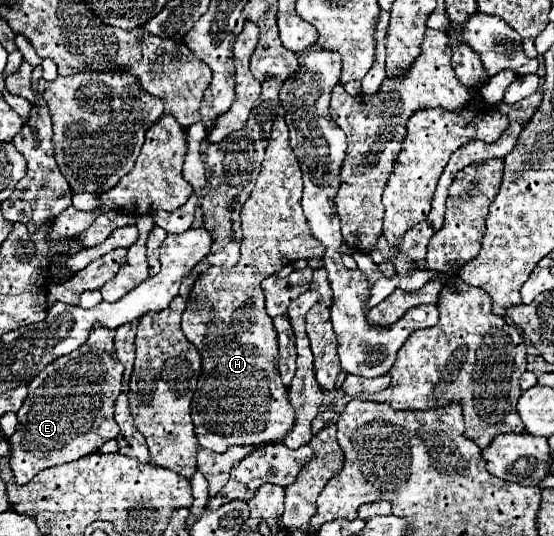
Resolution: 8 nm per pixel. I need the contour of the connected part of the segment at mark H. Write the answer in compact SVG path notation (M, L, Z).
M278 117L274 119L274 127L272 127L272 135L270 135L270 141L268 141L268 147L266 147L266 157L262 161L262 169L260 169L260 175L256 179L256 187L252 189L250 197L246 199L246 203L242 205L242 211L240 211L240 219L242 219L242 247L240 247L240 261L232 267L232 269L220 269L220 267L208 267L206 271L202 271L198 277L196 277L196 283L190 291L190 297L186 301L186 311L182 315L182 331L186 335L186 339L190 343L196 345L196 349L200 351L202 355L202 375L198 379L198 387L194 391L194 399L192 399L192 421L194 421L194 429L196 429L196 437L200 441L202 447L210 449L210 451L216 451L216 453L222 453L226 451L228 447L232 445L262 445L262 443L268 443L268 441L280 441L280 437L288 435L292 431L292 425L294 425L294 409L288 401L288 389L282 385L280 381L280 371L276 369L276 357L278 357L278 341L276 341L276 329L272 325L272 317L266 313L266 305L264 305L264 293L260 289L260 283L264 277L268 275L274 275L278 273L282 267L298 261L298 259L320 259L324 255L324 247L320 241L316 241L310 233L310 227L308 227L308 221L302 213L302 207L300 207L300 199L302 199L302 171L300 171L300 165L298 165L298 159L296 155L292 153L292 147L290 147L290 137L288 137L288 125L284 121L284 117Z

